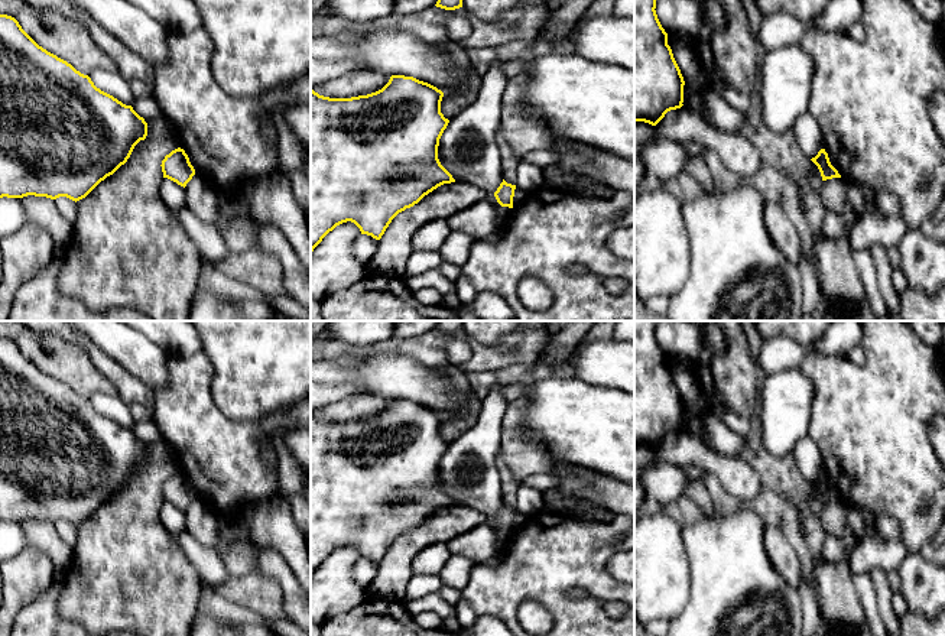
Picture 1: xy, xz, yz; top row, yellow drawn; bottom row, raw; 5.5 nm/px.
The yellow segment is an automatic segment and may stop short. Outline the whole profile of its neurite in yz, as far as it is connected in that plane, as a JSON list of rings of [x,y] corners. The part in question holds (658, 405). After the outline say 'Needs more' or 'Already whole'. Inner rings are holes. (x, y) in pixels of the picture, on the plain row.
[[[634,321],[634,445],[656,450],[668,435],[683,428],[683,400],[656,338],[657,321]]]. Already whole

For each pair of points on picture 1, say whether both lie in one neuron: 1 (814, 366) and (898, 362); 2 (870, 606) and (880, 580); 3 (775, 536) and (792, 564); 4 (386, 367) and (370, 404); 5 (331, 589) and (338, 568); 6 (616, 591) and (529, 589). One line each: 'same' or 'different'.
1: same
2: different
3: same
4: different
5: same
6: same

